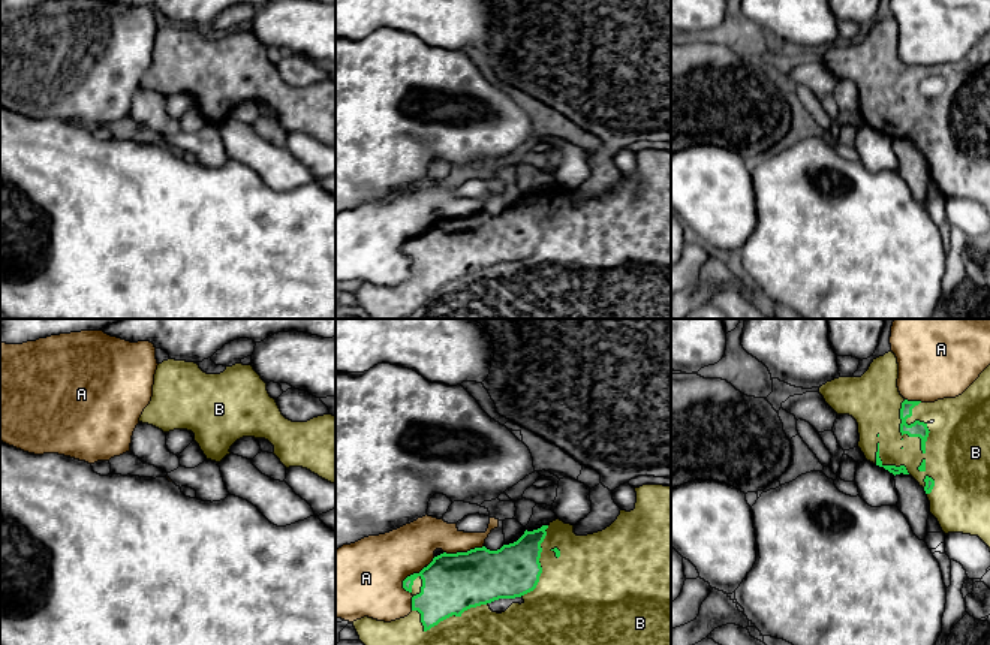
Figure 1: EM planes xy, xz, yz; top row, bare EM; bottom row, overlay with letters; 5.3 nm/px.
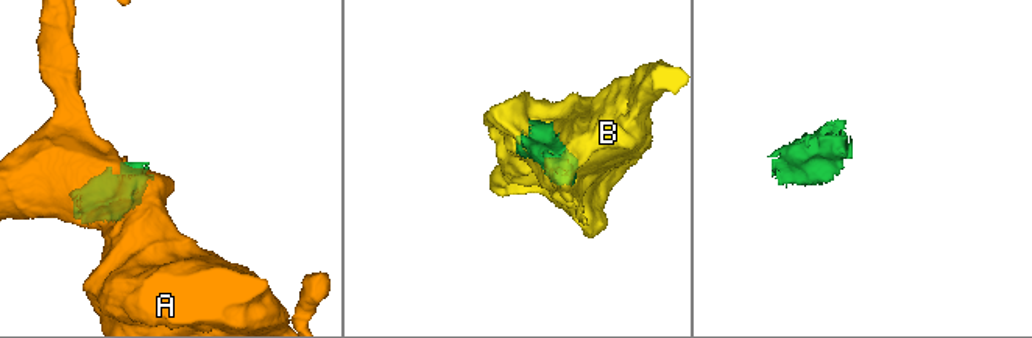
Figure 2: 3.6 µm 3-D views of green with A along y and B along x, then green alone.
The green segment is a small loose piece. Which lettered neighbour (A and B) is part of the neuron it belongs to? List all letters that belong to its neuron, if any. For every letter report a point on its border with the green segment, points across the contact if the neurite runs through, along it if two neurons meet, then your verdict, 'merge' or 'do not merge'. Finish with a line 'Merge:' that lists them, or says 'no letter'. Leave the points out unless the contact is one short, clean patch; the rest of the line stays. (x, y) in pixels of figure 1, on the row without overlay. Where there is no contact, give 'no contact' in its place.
A: xz (463, 217) | do not merge
B: yz (902, 98) | merge
Merge: B

